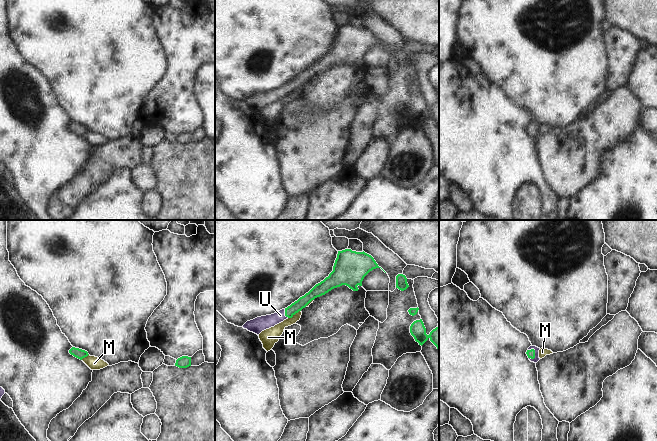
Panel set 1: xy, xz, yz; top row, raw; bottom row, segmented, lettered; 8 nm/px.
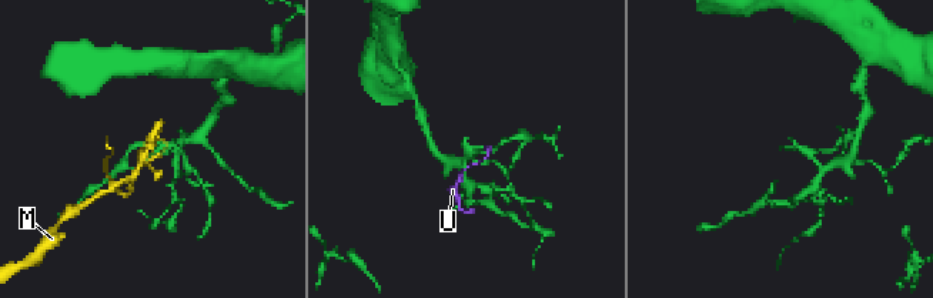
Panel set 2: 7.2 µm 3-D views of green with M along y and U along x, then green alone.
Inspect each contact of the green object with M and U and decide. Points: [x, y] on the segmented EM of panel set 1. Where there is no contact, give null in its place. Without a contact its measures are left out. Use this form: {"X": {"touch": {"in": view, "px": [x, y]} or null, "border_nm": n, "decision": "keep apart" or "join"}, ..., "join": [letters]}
{"M": {"touch": {"in": "xz", "px": [294, 314]}, "border_nm": 120, "decision": "keep apart"}, "U": {"touch": {"in": "yz", "px": [534, 352]}, "border_nm": 100, "decision": "join"}, "join": ["U"]}

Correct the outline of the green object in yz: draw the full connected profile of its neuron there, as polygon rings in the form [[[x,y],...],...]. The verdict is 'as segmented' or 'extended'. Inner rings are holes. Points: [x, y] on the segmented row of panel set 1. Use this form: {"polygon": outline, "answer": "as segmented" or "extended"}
{"polygon": [[[530,346],[528,348],[526,354],[531,362],[537,363],[540,360],[539,350],[540,350],[540,348],[536,347],[536,346]]], "answer": "extended"}

